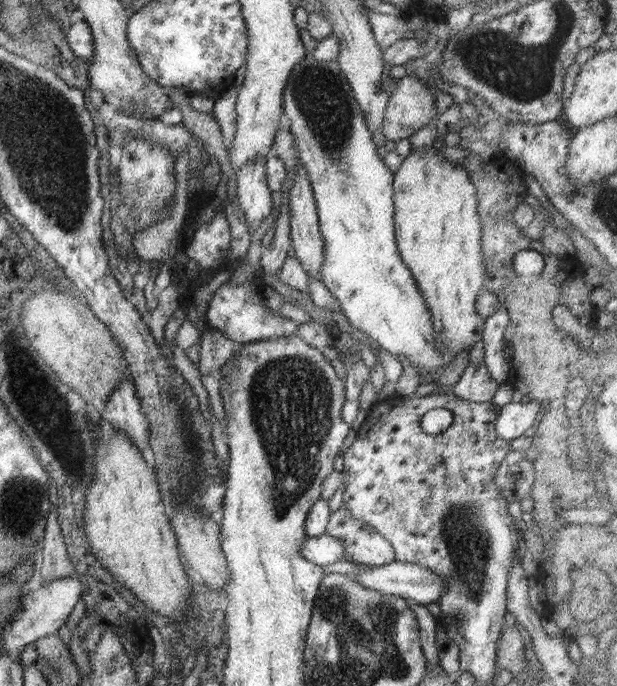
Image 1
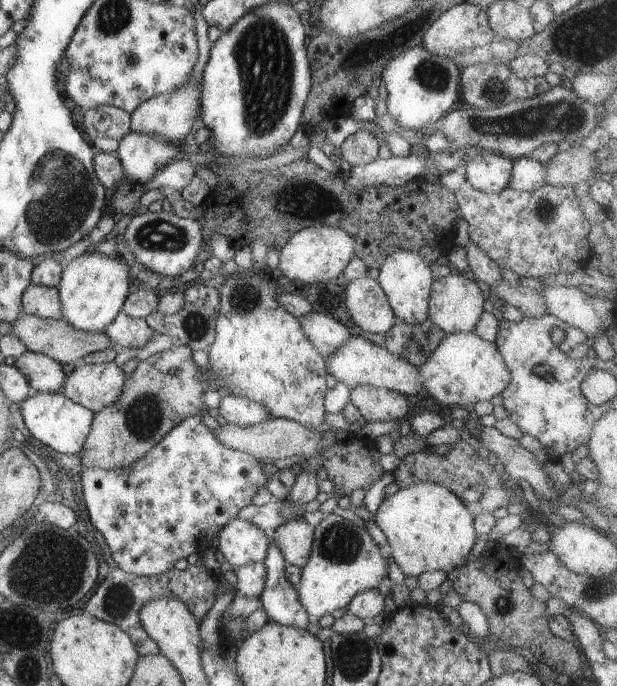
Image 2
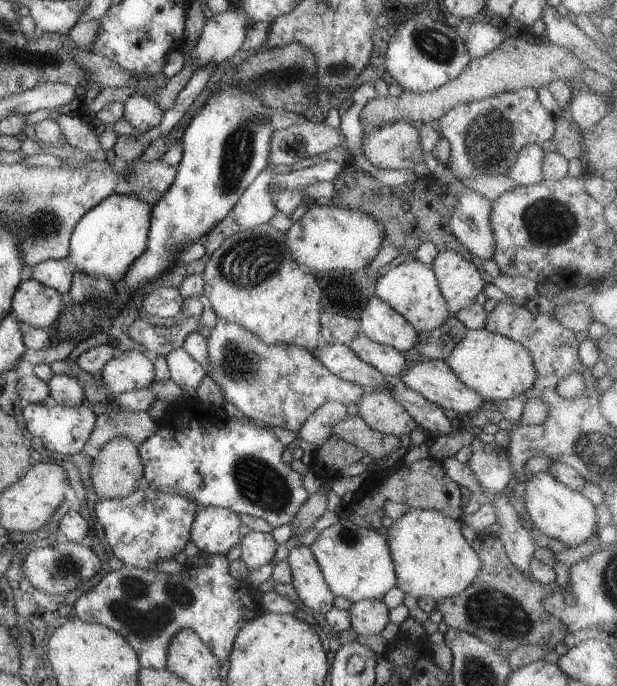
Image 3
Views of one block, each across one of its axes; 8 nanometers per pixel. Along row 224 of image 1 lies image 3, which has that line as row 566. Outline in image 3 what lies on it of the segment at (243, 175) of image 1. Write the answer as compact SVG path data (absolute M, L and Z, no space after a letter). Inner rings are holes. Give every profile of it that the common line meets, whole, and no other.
M251 531L240 541L241 560L249 570L260 568L272 562L277 551L277 543L272 534Z

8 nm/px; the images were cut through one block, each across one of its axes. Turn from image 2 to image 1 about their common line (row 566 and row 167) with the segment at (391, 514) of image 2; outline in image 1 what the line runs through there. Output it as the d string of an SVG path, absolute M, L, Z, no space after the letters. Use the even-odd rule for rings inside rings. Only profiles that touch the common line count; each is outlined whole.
M437 145L431 148L423 148L422 146L415 146L415 150L410 152L408 157L404 157L404 161L402 161L402 165L400 165L400 169L393 174L393 188L394 188L394 230L395 230L395 238L397 242L398 252L400 256L403 258L403 261L406 263L406 266L410 269L420 292L422 293L422 297L424 297L424 301L426 301L426 305L428 309L430 309L430 315L432 315L432 326L434 327L434 332L437 334L437 338L441 340L441 344L447 348L445 352L445 358L449 358L449 360L454 360L454 357L457 354L460 354L462 350L465 348L470 350L473 348L476 342L480 342L480 339L483 337L483 330L485 327L485 319L476 312L476 299L478 299L478 295L480 295L480 291L483 290L483 284L485 279L485 264L484 264L484 255L481 251L481 219L477 214L477 206L478 206L478 198L476 195L476 188L472 181L470 181L470 176L462 167L459 166L458 163L454 163L451 160L447 160L439 154Z

